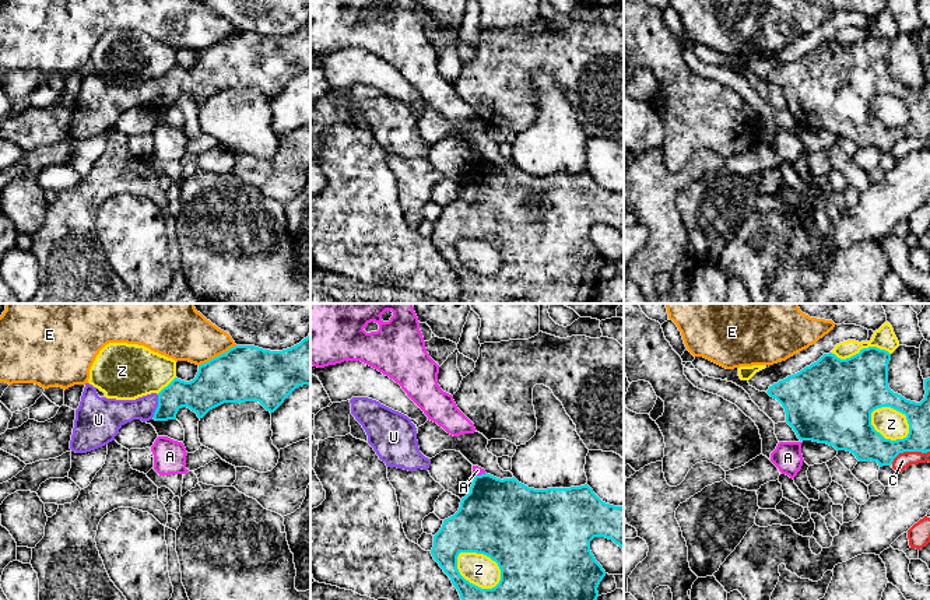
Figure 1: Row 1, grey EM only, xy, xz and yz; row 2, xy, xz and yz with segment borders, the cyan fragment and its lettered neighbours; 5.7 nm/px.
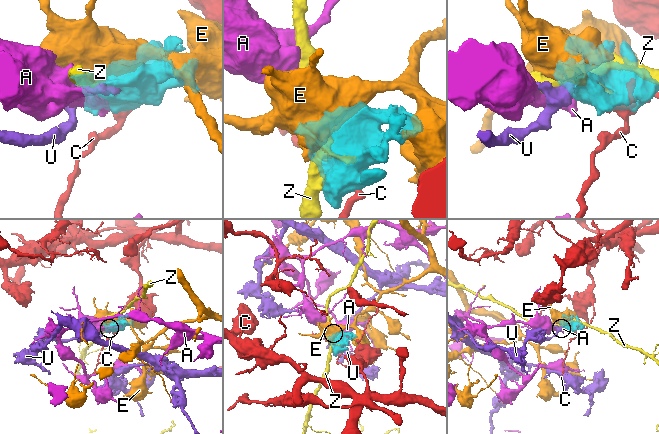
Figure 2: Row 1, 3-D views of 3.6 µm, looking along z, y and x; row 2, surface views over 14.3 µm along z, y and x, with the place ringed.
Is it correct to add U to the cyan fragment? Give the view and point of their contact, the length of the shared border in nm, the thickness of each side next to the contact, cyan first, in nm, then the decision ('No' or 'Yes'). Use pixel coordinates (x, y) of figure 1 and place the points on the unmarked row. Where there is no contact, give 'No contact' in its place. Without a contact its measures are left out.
Touches cyan at xy (158, 93). Shared border 140 nm. Thickness 200 nm (cyan) against 160 nm. Yes

